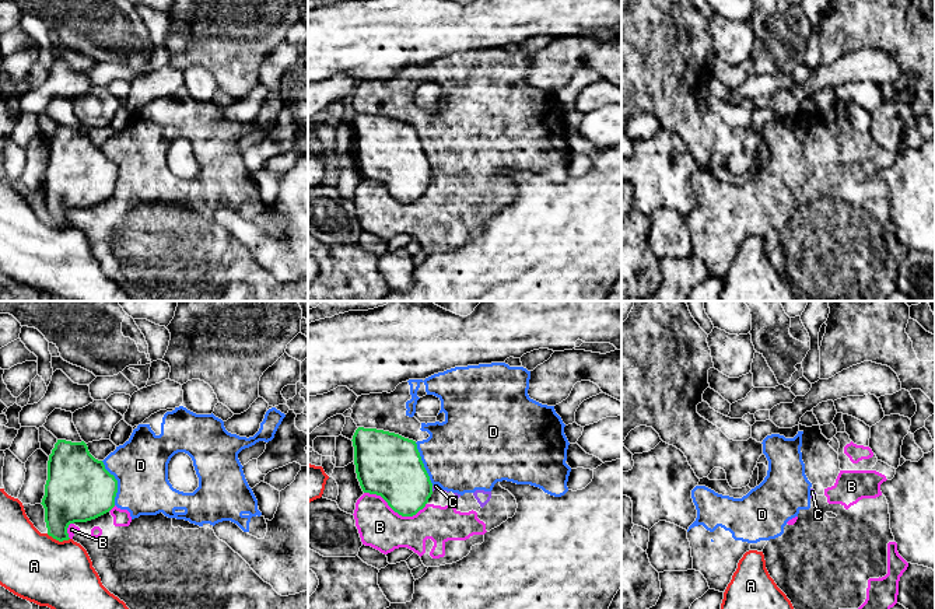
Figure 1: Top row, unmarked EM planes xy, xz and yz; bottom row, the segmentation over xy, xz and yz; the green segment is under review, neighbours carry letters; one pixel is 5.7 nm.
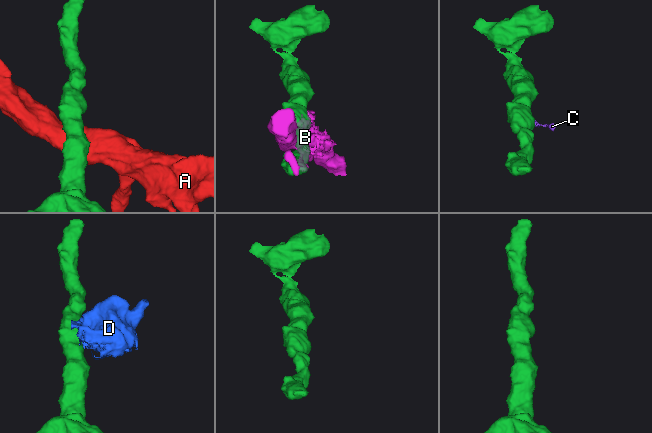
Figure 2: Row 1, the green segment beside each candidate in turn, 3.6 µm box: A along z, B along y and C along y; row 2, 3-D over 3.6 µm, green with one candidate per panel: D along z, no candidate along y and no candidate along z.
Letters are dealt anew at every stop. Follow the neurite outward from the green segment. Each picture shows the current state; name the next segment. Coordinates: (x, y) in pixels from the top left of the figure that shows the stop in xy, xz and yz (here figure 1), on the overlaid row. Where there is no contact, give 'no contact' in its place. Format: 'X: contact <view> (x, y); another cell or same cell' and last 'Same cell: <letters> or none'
A: contact xy (58, 539); another cell
B: contact xz (395, 511); another cell
C: contact xz (431, 489); another cell
D: contact xy (116, 483); another cell
Same cell: none

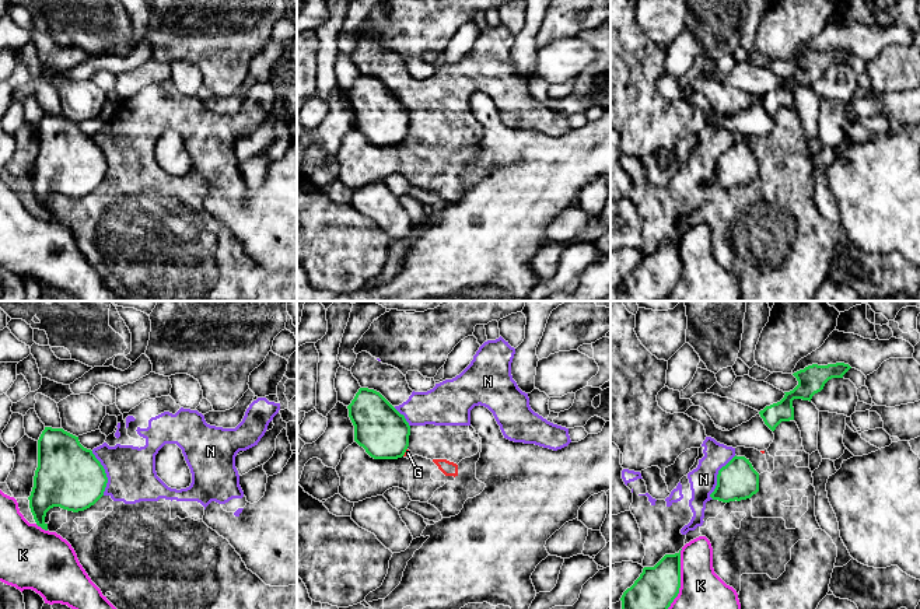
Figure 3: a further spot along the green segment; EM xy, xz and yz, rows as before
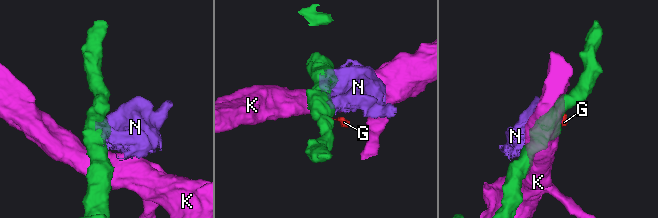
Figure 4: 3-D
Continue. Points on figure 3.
G: contact xz (405, 451); another cell
K: contact yz (679, 578); another cell
N: contact yz (717, 476); another cell
Same cell: none

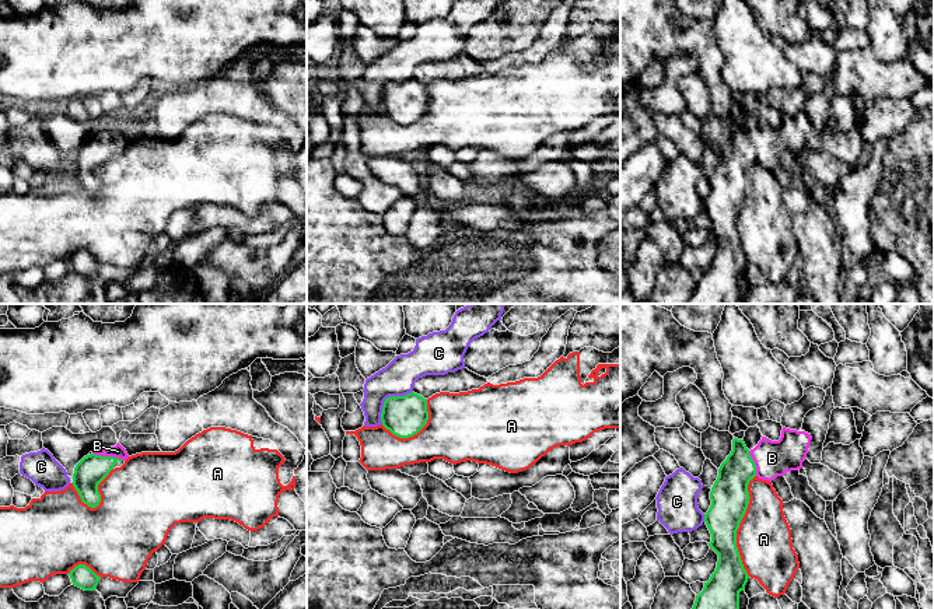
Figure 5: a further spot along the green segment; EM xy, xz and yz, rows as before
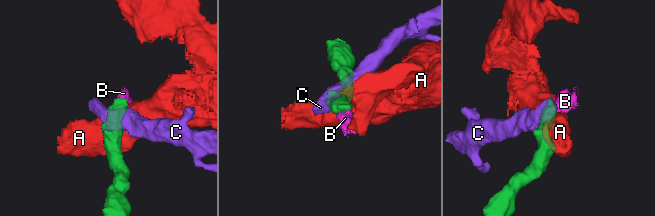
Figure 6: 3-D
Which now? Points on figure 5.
A: contact yz (738, 525); another cell
B: contact xy (108, 457); same cell
C: contact xz (387, 398); another cell
Same cell: B

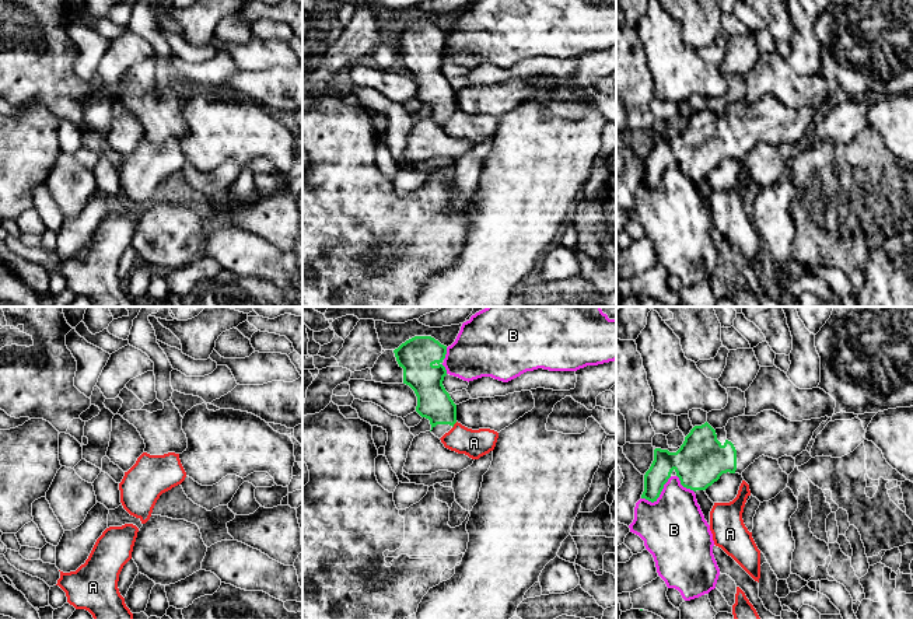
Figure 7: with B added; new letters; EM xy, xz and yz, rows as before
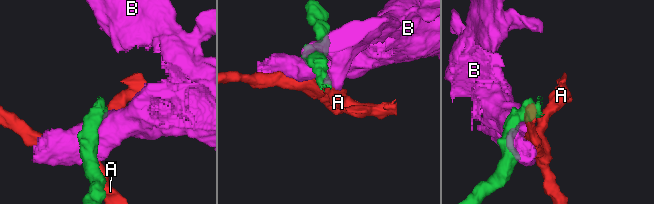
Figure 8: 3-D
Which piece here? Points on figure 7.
A: contact xz (454, 423); another cell
B: contact yz (660, 493); another cell
Same cell: none

